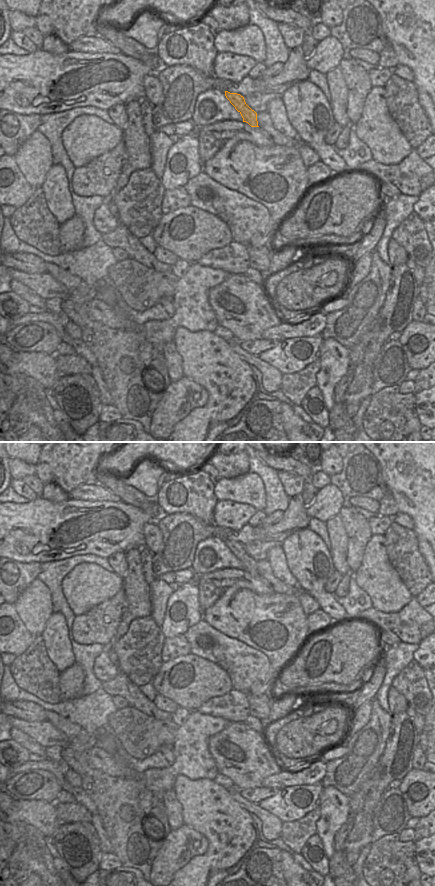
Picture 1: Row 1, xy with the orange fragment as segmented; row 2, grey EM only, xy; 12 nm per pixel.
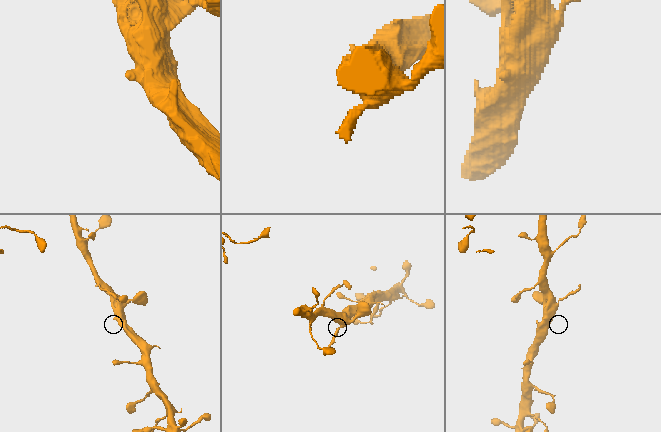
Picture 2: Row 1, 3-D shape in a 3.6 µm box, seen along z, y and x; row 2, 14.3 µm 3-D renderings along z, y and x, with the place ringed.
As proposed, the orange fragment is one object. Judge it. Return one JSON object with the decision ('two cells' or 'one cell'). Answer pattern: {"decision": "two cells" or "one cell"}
{"decision": "two cells"}

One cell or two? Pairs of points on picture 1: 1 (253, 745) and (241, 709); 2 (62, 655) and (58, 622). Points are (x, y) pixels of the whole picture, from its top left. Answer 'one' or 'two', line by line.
1: two
2: one

